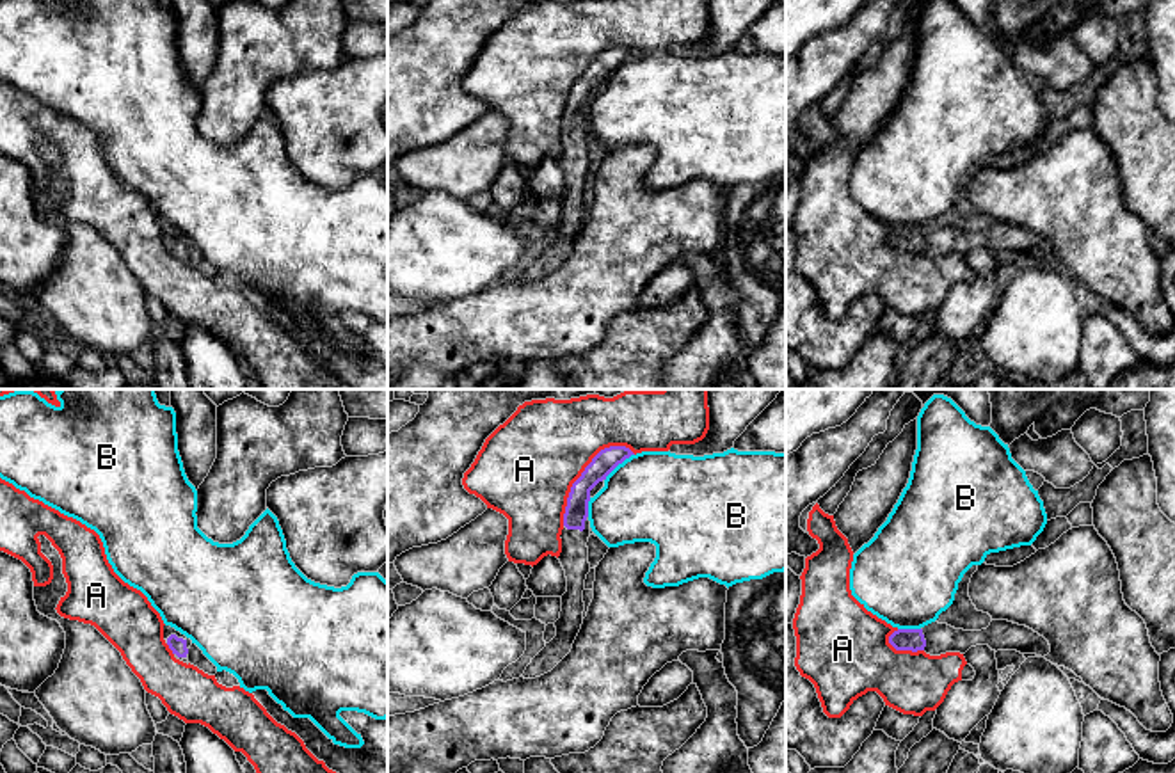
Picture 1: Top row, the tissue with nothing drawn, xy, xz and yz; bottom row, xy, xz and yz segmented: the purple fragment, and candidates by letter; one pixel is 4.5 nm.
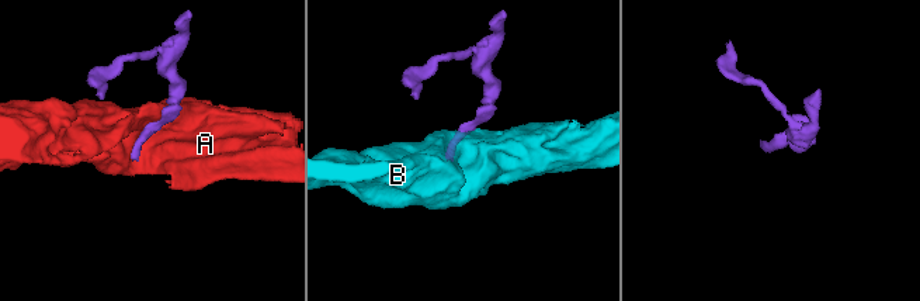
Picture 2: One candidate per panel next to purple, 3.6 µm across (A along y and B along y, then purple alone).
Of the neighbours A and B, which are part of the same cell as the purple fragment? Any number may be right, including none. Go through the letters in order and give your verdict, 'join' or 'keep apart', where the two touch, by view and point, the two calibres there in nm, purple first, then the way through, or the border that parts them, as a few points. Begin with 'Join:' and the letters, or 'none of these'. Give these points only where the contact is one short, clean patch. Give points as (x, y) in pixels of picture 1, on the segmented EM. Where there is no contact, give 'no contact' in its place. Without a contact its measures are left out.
Join: none of these
A: keep apart | xz (582, 475) | 110/440 nm
B: keep apart | xz (617, 464) | 100/420 nm | along xz (633, 454), (605, 480)

